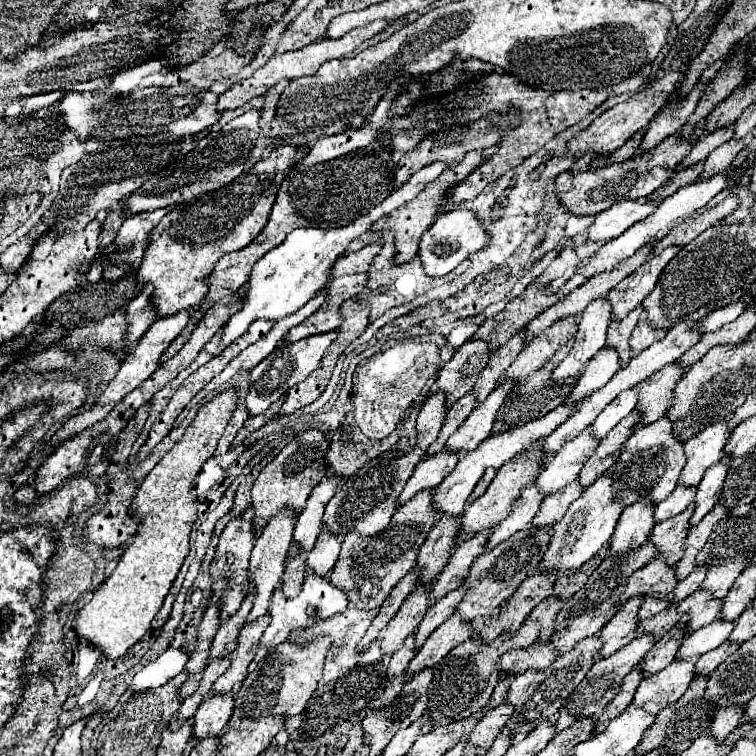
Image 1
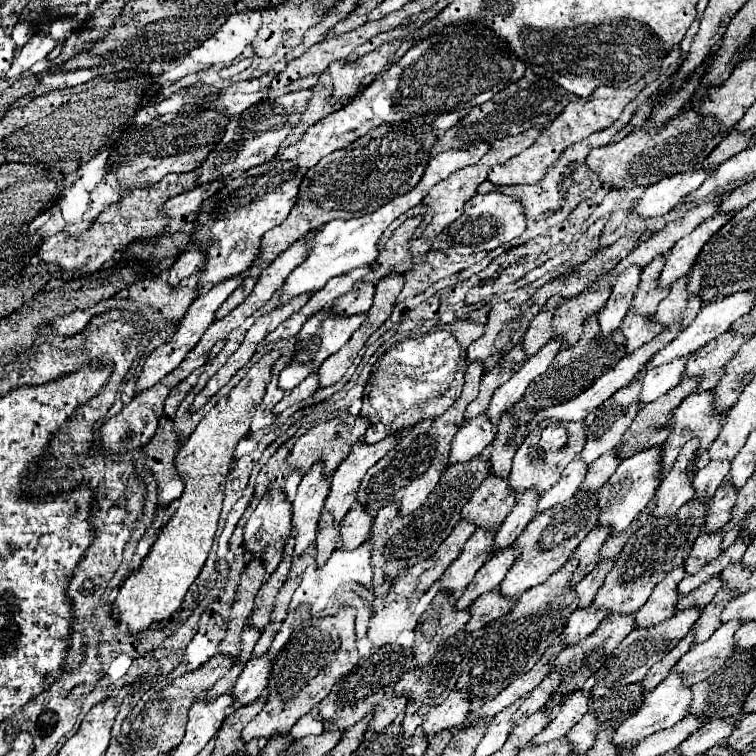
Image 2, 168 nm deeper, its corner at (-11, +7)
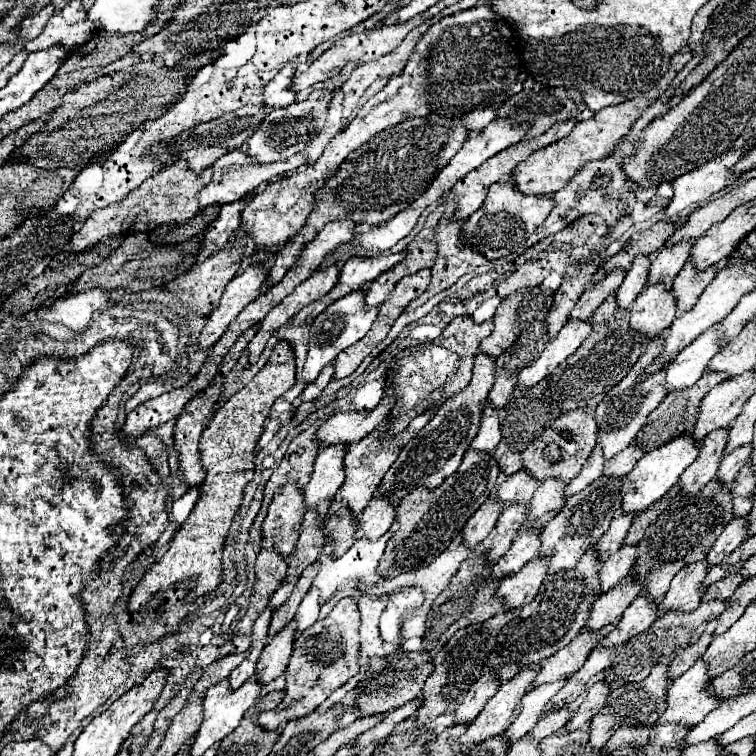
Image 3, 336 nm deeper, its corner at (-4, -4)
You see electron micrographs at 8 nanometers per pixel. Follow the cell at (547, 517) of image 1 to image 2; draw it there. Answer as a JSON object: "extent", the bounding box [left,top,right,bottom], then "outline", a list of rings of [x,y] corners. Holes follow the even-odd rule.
{"extent":[581,452,621,490],"outline":[[[605,452],[601,458],[597,458],[591,466],[589,466],[589,472],[587,472],[587,478],[585,482],[581,484],[583,490],[595,490],[595,488],[601,488],[609,476],[613,476],[613,472],[617,470],[621,458],[617,456],[617,452]]]}

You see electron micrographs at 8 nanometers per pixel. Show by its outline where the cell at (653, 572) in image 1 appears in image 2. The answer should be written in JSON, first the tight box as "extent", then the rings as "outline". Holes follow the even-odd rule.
{"extent":[685,532,723,574],"outline":[[[711,532],[711,534],[699,536],[699,540],[693,544],[689,558],[685,560],[687,574],[697,574],[705,564],[709,564],[713,558],[717,558],[721,554],[721,542],[723,542],[721,532]]]}

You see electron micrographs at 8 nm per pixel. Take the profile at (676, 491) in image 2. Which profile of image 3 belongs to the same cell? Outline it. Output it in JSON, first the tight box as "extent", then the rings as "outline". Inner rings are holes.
{"extent":[678,431,726,495],"outline":[[[712,431],[702,443],[700,443],[700,453],[696,461],[682,473],[678,485],[680,493],[678,495],[694,495],[698,493],[714,475],[718,469],[718,463],[724,455],[724,443],[726,443],[726,431]]]}

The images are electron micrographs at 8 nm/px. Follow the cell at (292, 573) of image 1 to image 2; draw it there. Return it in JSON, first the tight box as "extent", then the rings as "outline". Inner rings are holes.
{"extent":[317,512,341,566],"outline":[[[325,512],[319,520],[319,530],[317,530],[317,566],[323,566],[329,556],[333,554],[333,550],[339,546],[341,540],[341,532],[339,526],[335,526],[333,516],[329,512]]]}

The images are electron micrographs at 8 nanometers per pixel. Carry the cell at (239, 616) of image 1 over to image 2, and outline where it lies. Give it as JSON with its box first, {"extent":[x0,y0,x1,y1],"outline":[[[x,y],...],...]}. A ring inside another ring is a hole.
{"extent":[247,540,295,628],"outline":[[[289,540],[287,546],[285,546],[285,552],[283,552],[283,560],[279,562],[277,570],[259,588],[257,598],[255,598],[255,608],[253,608],[253,614],[247,620],[247,626],[263,628],[263,626],[269,624],[269,616],[271,616],[271,612],[275,608],[275,596],[277,596],[279,588],[283,586],[283,582],[287,580],[289,570],[291,570],[291,552],[293,552],[293,548],[295,548],[295,540]]]}

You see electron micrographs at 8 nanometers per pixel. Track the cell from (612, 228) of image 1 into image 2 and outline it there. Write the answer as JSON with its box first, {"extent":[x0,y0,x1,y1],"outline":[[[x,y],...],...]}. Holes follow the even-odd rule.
{"extent":[633,170,711,218],"outline":[[[693,170],[685,174],[675,174],[659,180],[651,188],[645,190],[643,198],[633,204],[633,212],[637,212],[641,218],[653,218],[663,216],[669,210],[673,210],[685,196],[689,196],[693,190],[697,190],[711,170]]]}

